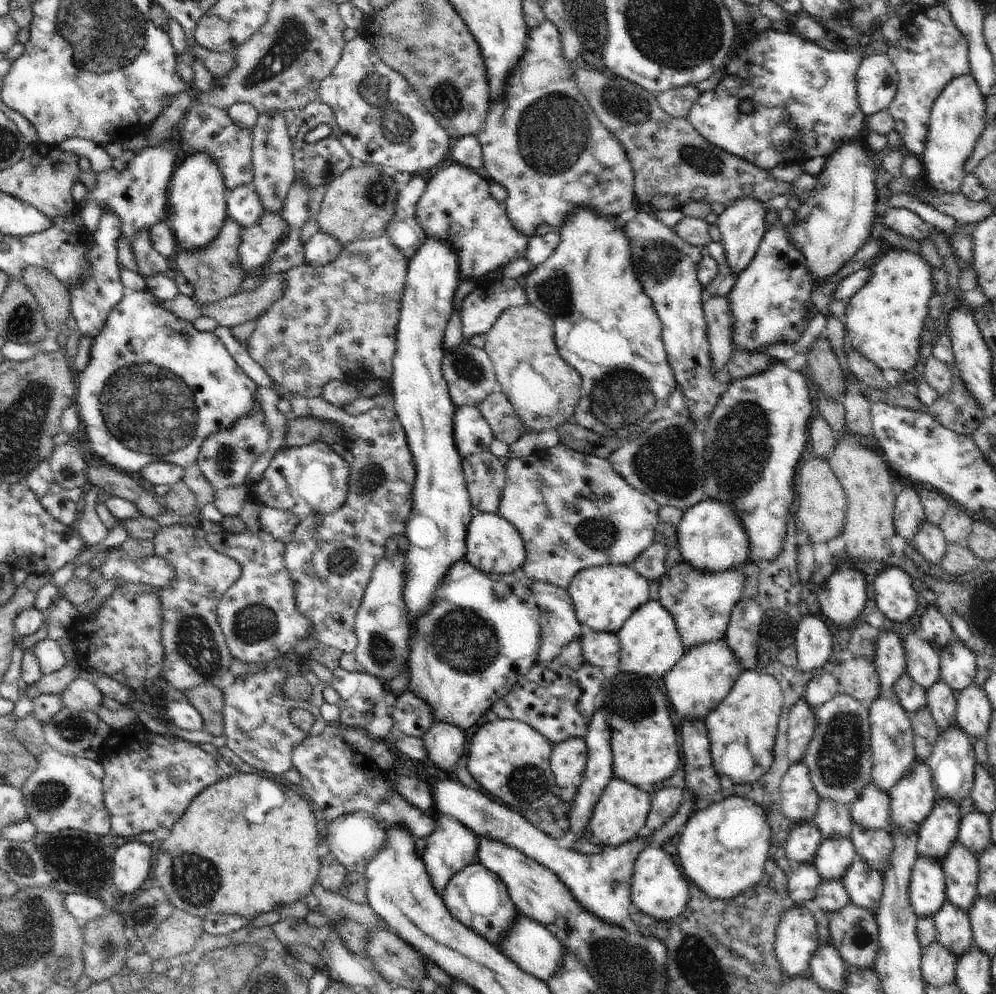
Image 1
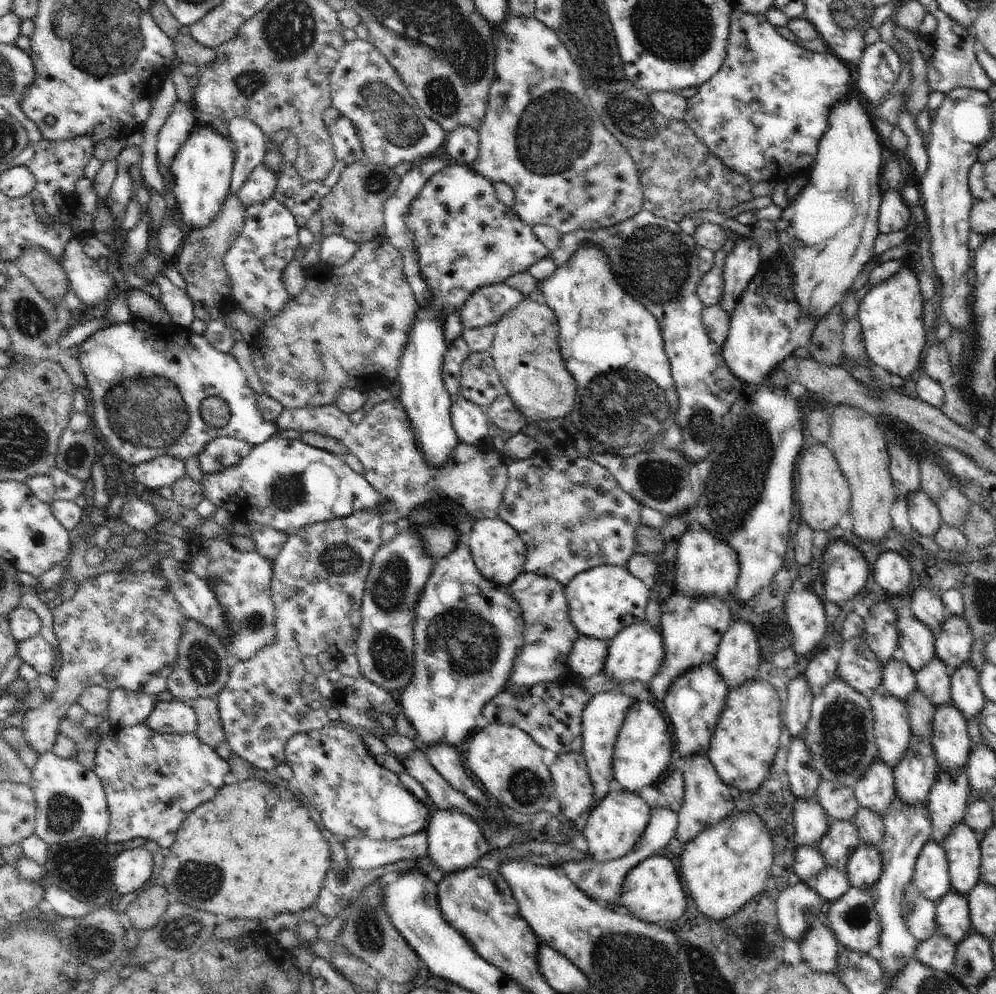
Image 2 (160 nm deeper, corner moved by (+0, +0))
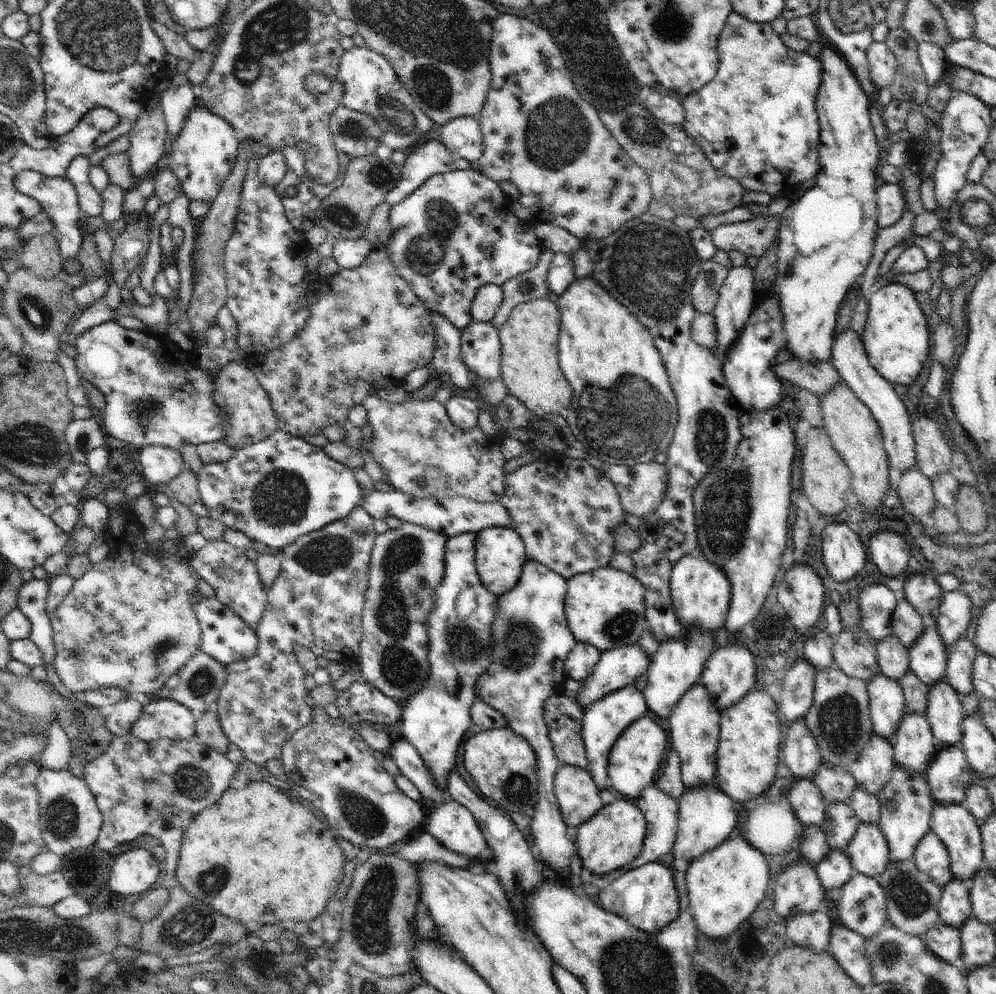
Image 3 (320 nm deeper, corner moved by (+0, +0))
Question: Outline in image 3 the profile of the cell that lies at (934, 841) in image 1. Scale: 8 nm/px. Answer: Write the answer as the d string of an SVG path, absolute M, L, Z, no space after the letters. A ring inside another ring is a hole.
M952 745L938 747L924 775L934 802L949 805L961 804L973 783L974 772L960 745Z

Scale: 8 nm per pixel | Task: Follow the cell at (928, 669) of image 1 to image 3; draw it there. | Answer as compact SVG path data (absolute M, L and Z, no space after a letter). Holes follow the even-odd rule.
M901 599L897 602L891 622L892 630L908 650L916 637L922 634L926 622L908 600Z

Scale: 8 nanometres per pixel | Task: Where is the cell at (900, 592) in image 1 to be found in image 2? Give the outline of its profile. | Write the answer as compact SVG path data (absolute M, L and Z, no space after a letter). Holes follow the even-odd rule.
M884 552L874 564L874 580L882 586L887 599L906 594L910 586L910 566L898 552Z

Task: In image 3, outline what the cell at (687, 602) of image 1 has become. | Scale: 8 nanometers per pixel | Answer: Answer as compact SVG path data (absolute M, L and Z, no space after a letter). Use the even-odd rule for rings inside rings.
M691 629L690 631L684 632L684 634L685 636L681 637L680 641L665 641L662 643L658 647L656 654L652 657L647 670L648 679L645 689L643 690L645 703L650 711L660 716L660 718L664 718L664 720L669 718L669 716L673 713L677 702L684 696L684 693L688 692L689 689L699 682L700 677L702 676L702 671L705 669L704 661L710 658L714 650L712 644L712 634L714 634L715 638L716 633L702 633L697 629Z

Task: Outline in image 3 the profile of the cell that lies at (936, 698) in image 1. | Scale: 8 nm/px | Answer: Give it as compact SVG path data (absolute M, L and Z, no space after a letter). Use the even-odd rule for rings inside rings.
M933 619L927 620L924 630L909 646L909 670L931 687L945 678L947 650Z

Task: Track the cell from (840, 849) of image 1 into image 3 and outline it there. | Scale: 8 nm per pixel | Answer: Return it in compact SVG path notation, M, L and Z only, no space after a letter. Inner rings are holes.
M849 803L828 804L821 829L828 837L831 850L846 850L861 820Z

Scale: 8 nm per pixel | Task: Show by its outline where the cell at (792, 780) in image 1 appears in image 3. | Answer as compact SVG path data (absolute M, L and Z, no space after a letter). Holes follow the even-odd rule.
M805 716L793 720L789 726L782 754L786 766L796 778L814 778L822 763L819 744L808 728Z

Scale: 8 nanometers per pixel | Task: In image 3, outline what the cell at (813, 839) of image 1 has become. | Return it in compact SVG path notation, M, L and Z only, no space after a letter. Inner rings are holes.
M797 778L787 797L804 828L810 825L821 828L826 820L828 802L813 779Z

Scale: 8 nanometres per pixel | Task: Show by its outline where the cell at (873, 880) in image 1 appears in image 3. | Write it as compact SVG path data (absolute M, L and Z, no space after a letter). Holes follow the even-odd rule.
M860 823L845 850L856 872L875 877L886 870L890 847L876 823Z

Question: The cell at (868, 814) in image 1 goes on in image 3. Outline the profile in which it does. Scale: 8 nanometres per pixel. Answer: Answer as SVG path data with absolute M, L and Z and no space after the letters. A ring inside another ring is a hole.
M872 733L861 754L848 766L858 788L876 796L884 788L896 764L892 743L886 737Z

